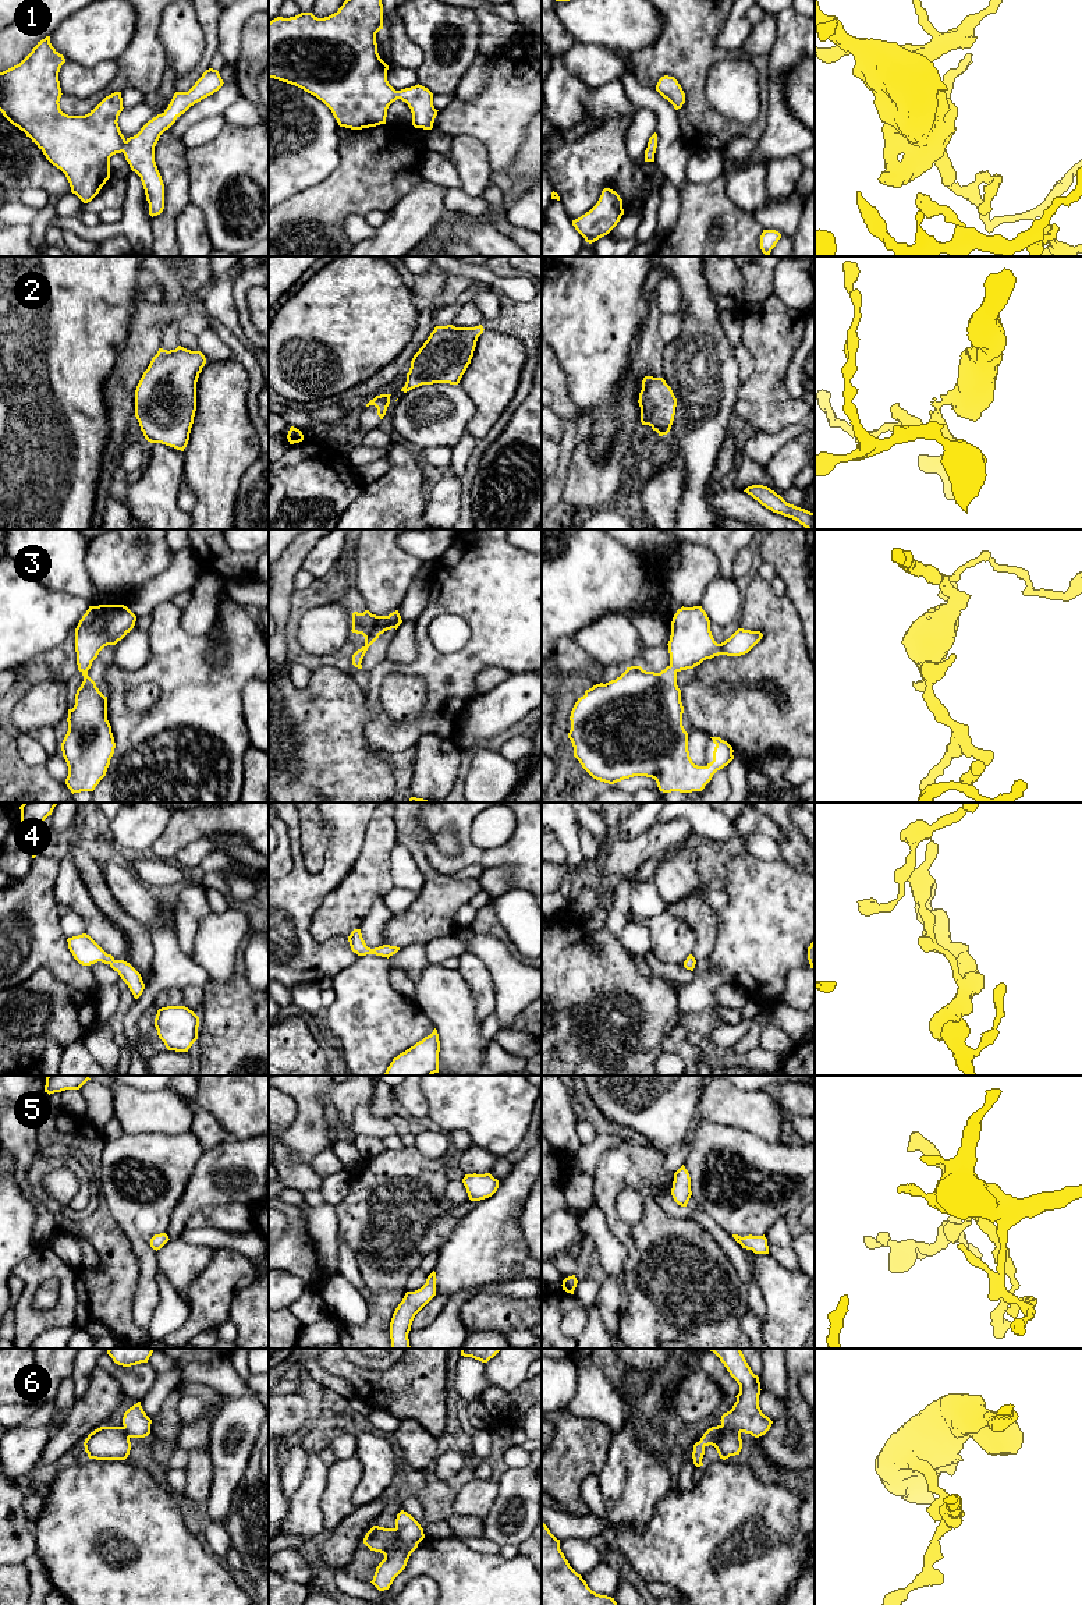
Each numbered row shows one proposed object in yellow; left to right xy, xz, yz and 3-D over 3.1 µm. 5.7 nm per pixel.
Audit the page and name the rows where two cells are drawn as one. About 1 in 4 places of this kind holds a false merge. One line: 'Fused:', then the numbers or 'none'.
Fused: none

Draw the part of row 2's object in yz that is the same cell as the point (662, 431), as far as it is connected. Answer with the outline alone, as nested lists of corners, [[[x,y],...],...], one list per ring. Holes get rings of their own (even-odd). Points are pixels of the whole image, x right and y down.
[[[645,376],[639,393],[641,422],[649,425],[659,436],[671,429],[677,398],[663,378]]]

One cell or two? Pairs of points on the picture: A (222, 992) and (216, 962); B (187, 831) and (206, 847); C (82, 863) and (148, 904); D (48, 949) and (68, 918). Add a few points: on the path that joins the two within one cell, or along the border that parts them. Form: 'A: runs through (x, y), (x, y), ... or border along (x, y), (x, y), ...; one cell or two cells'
A: border along (236, 953), (233, 975), (227, 981), (212, 981); two cells
B: border along (206, 838), (185, 844), (174, 856); two cells
C: border along (100, 865), (107, 889), (119, 904); two cells
D: border along (60, 916), (60, 929), (67, 938); two cells

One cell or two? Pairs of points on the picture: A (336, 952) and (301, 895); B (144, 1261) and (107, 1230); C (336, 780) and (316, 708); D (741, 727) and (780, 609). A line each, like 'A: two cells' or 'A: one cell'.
A: one cell
B: two cells
C: one cell
D: one cell

